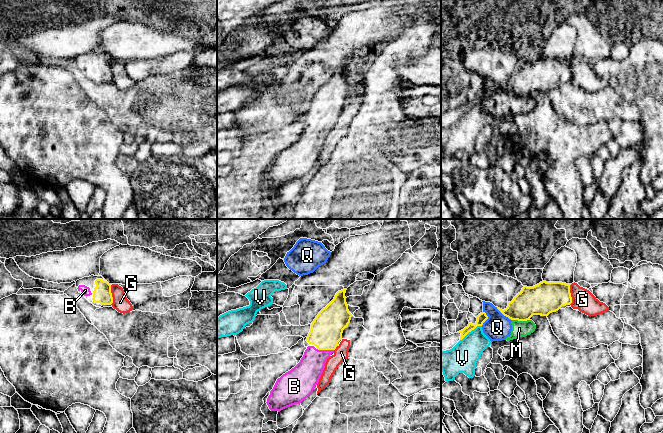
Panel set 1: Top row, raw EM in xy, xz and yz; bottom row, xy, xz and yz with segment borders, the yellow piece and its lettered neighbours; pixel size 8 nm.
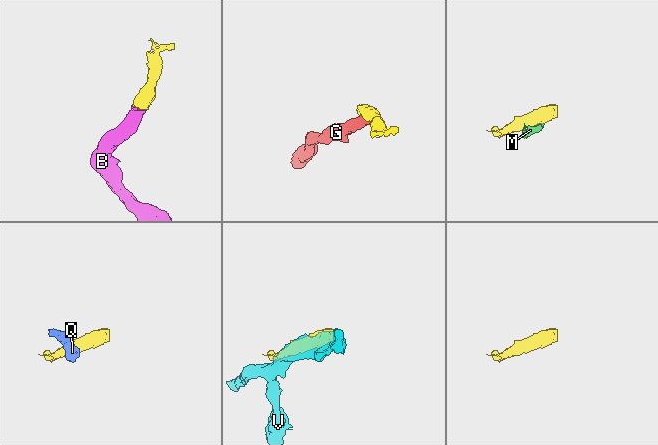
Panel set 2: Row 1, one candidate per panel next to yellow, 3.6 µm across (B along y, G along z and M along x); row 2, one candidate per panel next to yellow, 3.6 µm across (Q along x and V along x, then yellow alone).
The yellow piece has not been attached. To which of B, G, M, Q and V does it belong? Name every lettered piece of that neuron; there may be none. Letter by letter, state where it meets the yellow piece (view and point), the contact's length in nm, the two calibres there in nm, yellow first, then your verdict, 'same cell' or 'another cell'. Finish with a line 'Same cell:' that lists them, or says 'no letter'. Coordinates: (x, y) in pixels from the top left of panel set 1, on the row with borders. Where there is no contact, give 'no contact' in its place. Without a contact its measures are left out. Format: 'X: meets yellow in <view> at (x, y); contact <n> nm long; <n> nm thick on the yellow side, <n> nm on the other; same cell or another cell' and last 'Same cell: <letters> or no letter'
B: meets yellow in xz at (325, 349); contact 140 nm long; 260 nm thick on the yellow side, 220 nm on the other; same cell
G: meets yellow in xy at (111, 295); contact 160 nm long; 150 nm thick on the yellow side, 130 nm on the other; another cell
M: meets yellow in yz at (521, 320); contact 140 nm long; 260 nm thick on the yellow side, 130 nm on the other; another cell
Q: meets yellow in yz at (504, 315); contact 170 nm long; 220 nm thick on the yellow side, 220 nm on the other; another cell
V: meets yellow in yz at (469, 331); contact 240 nm long; 80 nm thick on the yellow side, 240 nm on the other; another cell
Same cell: B

